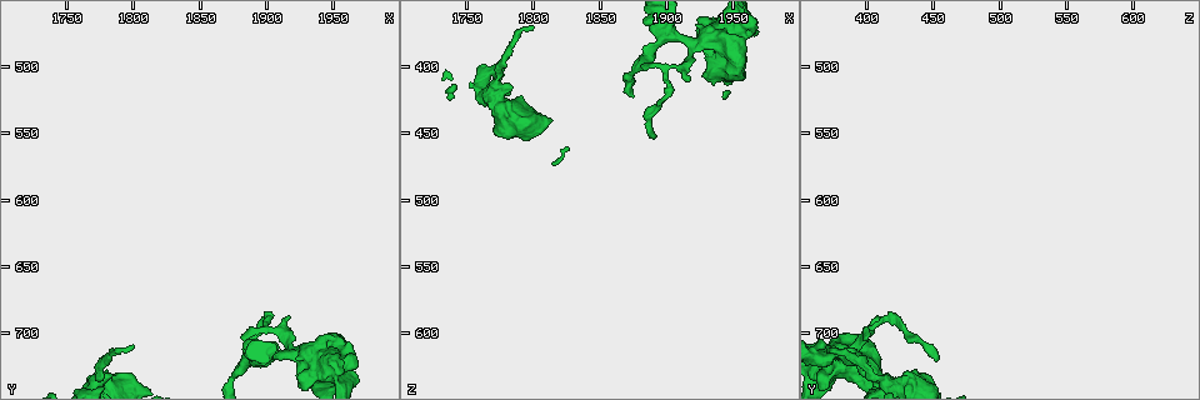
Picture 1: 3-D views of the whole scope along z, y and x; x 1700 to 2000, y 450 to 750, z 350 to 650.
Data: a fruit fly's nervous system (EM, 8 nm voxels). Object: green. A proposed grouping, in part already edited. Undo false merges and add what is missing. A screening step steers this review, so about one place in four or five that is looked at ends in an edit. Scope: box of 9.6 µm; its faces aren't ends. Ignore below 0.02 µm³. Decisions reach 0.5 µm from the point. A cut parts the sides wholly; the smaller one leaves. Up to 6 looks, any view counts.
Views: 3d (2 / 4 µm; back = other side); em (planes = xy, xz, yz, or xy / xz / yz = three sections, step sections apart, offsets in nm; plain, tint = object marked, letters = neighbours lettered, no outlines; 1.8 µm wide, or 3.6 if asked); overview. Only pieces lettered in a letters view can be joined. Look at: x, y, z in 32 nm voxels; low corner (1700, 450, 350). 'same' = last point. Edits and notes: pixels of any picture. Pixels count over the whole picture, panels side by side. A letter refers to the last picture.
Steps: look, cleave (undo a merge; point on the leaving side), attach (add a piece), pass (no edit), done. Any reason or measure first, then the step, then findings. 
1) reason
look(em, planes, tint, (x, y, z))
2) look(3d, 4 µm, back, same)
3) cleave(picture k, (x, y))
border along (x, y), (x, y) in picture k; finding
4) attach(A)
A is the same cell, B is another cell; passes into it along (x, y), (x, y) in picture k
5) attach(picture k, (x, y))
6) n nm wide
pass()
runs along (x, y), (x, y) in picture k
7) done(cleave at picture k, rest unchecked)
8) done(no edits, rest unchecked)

sudden change in width
look(em, planes, letters, (1772, 736, 414))

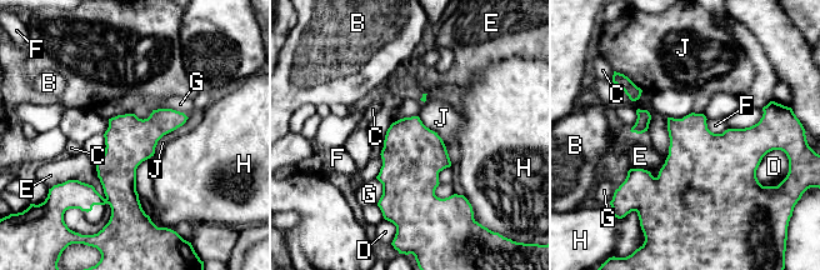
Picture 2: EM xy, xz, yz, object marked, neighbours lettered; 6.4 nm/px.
pass()
B, C, D, E, F, G, H and J are other cells; border along (418, 116), (441, 139), (451, 164) in picture 2; one neuron here

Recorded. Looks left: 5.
look(3d, 4 µm, (1800, 708, 370))

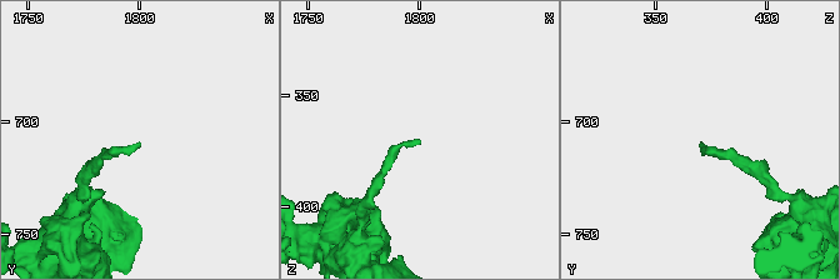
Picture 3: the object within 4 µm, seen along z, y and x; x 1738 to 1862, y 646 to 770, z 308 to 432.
now the EM
look(em, xy, step 4, letters, (1799, 708, 370))

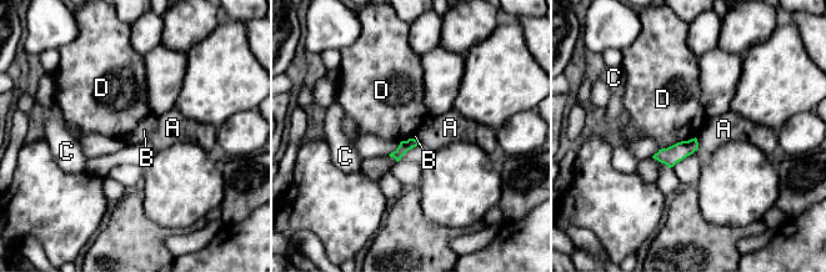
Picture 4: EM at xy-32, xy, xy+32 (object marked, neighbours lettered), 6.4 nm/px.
pass()
A, B, C and D are other cells; border along (695, 136), (677, 141), (667, 147) in picture 4; no lettered piece goes on from it

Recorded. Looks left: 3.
an open end
look(3d, 2 µm, (1894, 722, 454))

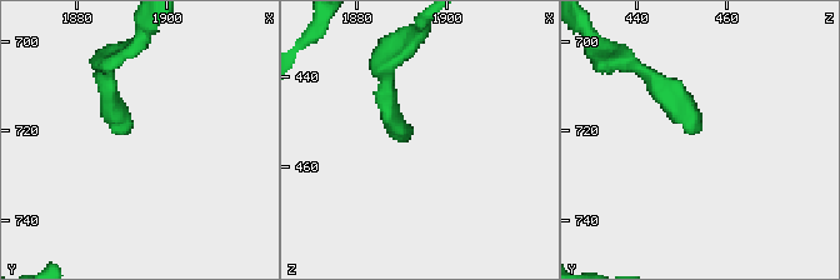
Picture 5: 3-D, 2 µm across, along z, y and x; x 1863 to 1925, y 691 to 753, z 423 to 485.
shape alone is not enough
look(em, xz, step 8, letters, (1891, 721, 453))

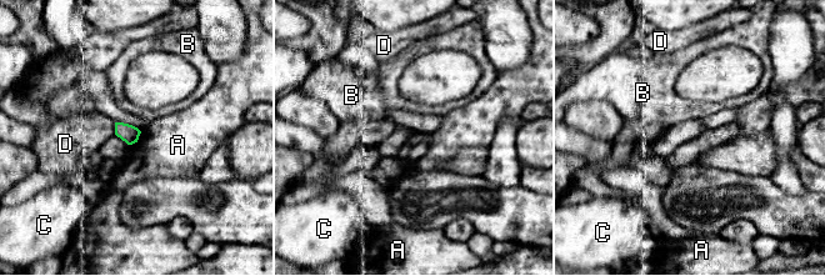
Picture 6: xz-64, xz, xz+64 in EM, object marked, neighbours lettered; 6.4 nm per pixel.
look(em, planes, letters, same)

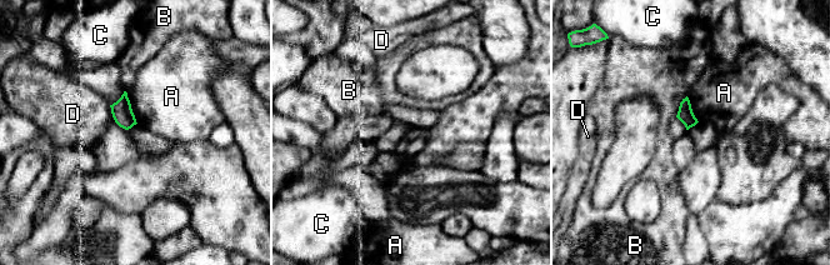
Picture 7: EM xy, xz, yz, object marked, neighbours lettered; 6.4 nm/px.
100 nm wide
pass()
A, B, C and D are other cells; border along (125, 91), (138, 123) in picture 7; none of them fits

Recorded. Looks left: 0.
done(no edits, rest unchecked)

